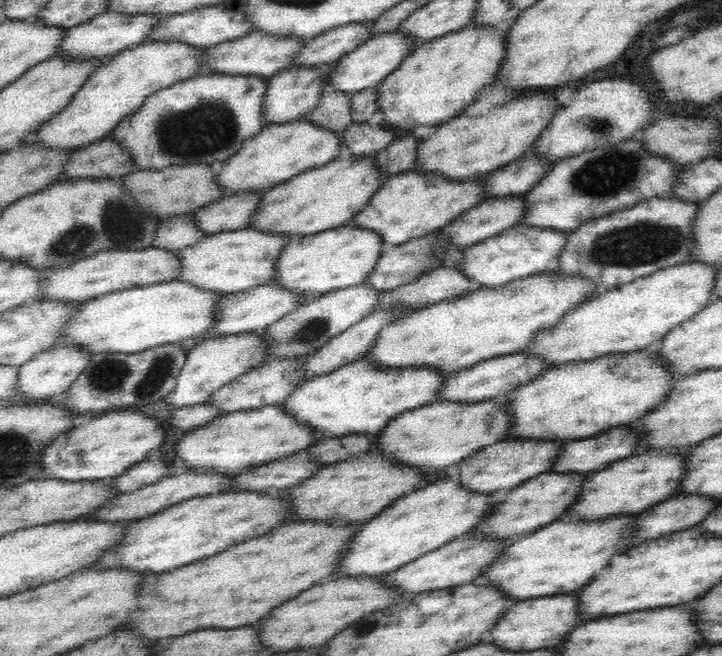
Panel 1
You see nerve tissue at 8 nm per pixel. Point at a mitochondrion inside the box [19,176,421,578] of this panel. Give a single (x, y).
(118, 222)

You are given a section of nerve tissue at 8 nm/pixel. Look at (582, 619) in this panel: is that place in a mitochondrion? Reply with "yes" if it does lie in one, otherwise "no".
no

